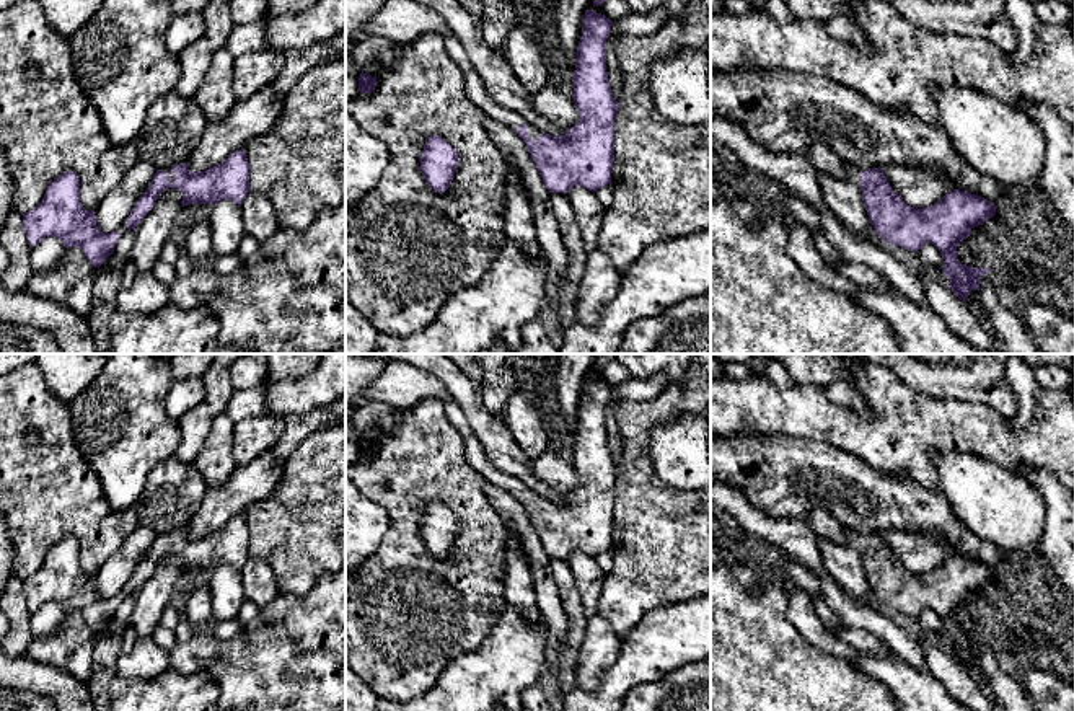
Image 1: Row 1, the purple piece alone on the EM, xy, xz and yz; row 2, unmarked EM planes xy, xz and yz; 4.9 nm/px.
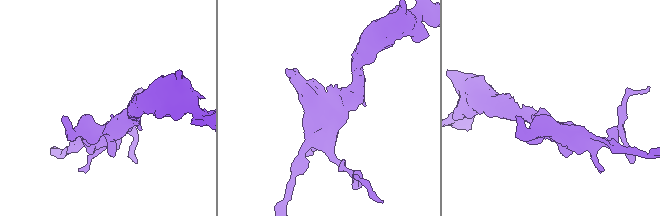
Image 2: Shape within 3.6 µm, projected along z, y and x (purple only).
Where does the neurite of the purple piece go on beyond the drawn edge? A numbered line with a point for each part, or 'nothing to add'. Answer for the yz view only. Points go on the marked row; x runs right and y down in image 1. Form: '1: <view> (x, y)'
1: yz (854, 172)

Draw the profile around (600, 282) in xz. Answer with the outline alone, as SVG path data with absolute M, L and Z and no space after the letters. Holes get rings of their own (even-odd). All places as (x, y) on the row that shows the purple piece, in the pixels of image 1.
M598 246L588 253L585 272L579 284L579 321L596 325L603 308L616 297L623 274Z

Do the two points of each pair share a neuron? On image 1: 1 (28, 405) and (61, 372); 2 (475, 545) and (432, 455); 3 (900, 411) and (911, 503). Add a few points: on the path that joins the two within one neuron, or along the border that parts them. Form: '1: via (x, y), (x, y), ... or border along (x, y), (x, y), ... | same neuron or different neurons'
1: border along (39, 370), (44, 384), (69, 405) | different neurons
2: via (475, 522), (475, 512), (465, 494), (448, 478) | same neuron
3: border along (910, 478), (936, 491) | different neurons

